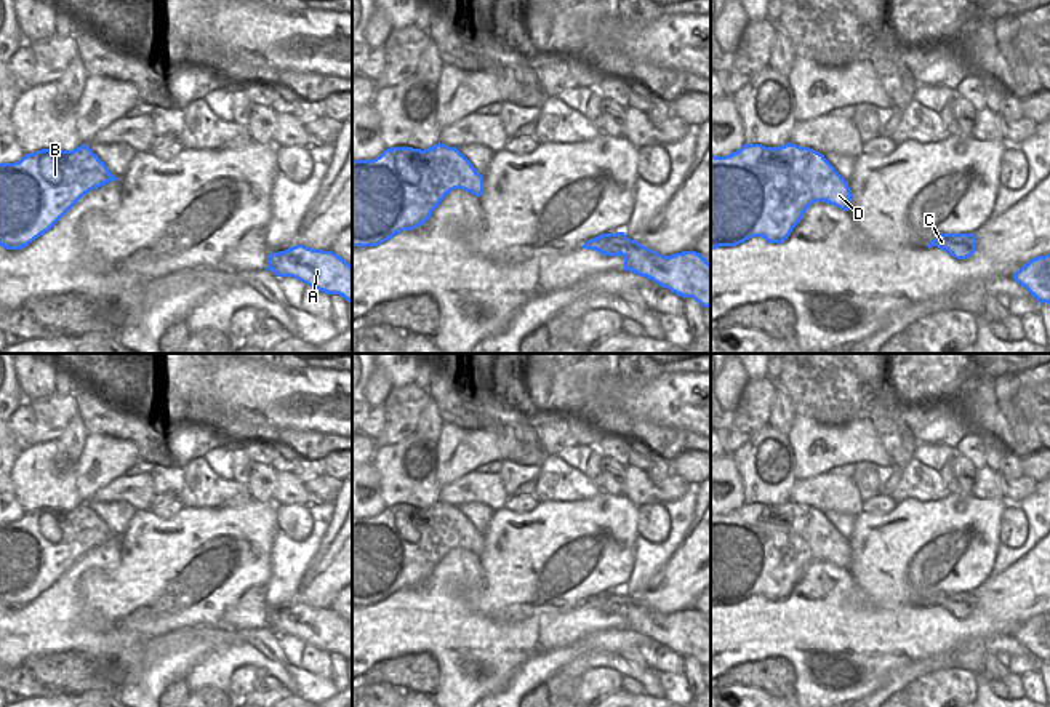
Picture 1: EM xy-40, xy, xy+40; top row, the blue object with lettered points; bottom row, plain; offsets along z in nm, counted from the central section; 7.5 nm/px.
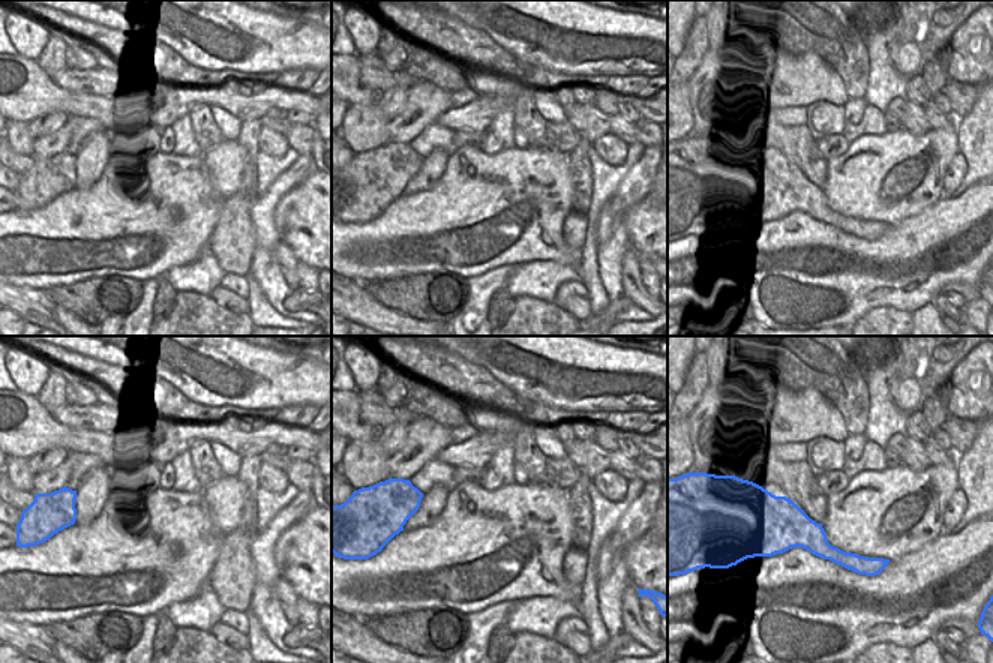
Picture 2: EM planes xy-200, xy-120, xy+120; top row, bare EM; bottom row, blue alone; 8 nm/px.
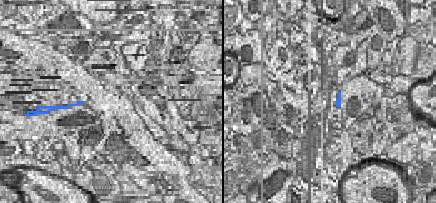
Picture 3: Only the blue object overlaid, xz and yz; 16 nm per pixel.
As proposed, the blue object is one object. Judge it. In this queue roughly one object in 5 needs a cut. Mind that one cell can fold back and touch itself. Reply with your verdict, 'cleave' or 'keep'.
keep

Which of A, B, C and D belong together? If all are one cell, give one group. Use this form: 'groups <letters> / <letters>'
groups A B C D

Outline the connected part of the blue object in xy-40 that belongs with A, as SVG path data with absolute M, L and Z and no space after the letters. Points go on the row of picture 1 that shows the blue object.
M304 245L271 253L267 269L277 277L293 277L327 294L339 294L352 302L352 266L333 251Z

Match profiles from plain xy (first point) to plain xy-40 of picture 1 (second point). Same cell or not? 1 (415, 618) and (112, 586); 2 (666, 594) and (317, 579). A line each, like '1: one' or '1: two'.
1: two
2: one

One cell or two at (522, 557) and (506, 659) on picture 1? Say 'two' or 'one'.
two

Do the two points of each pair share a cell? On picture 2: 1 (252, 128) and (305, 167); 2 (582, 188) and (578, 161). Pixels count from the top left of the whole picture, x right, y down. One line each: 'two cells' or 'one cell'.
1: two cells
2: one cell

